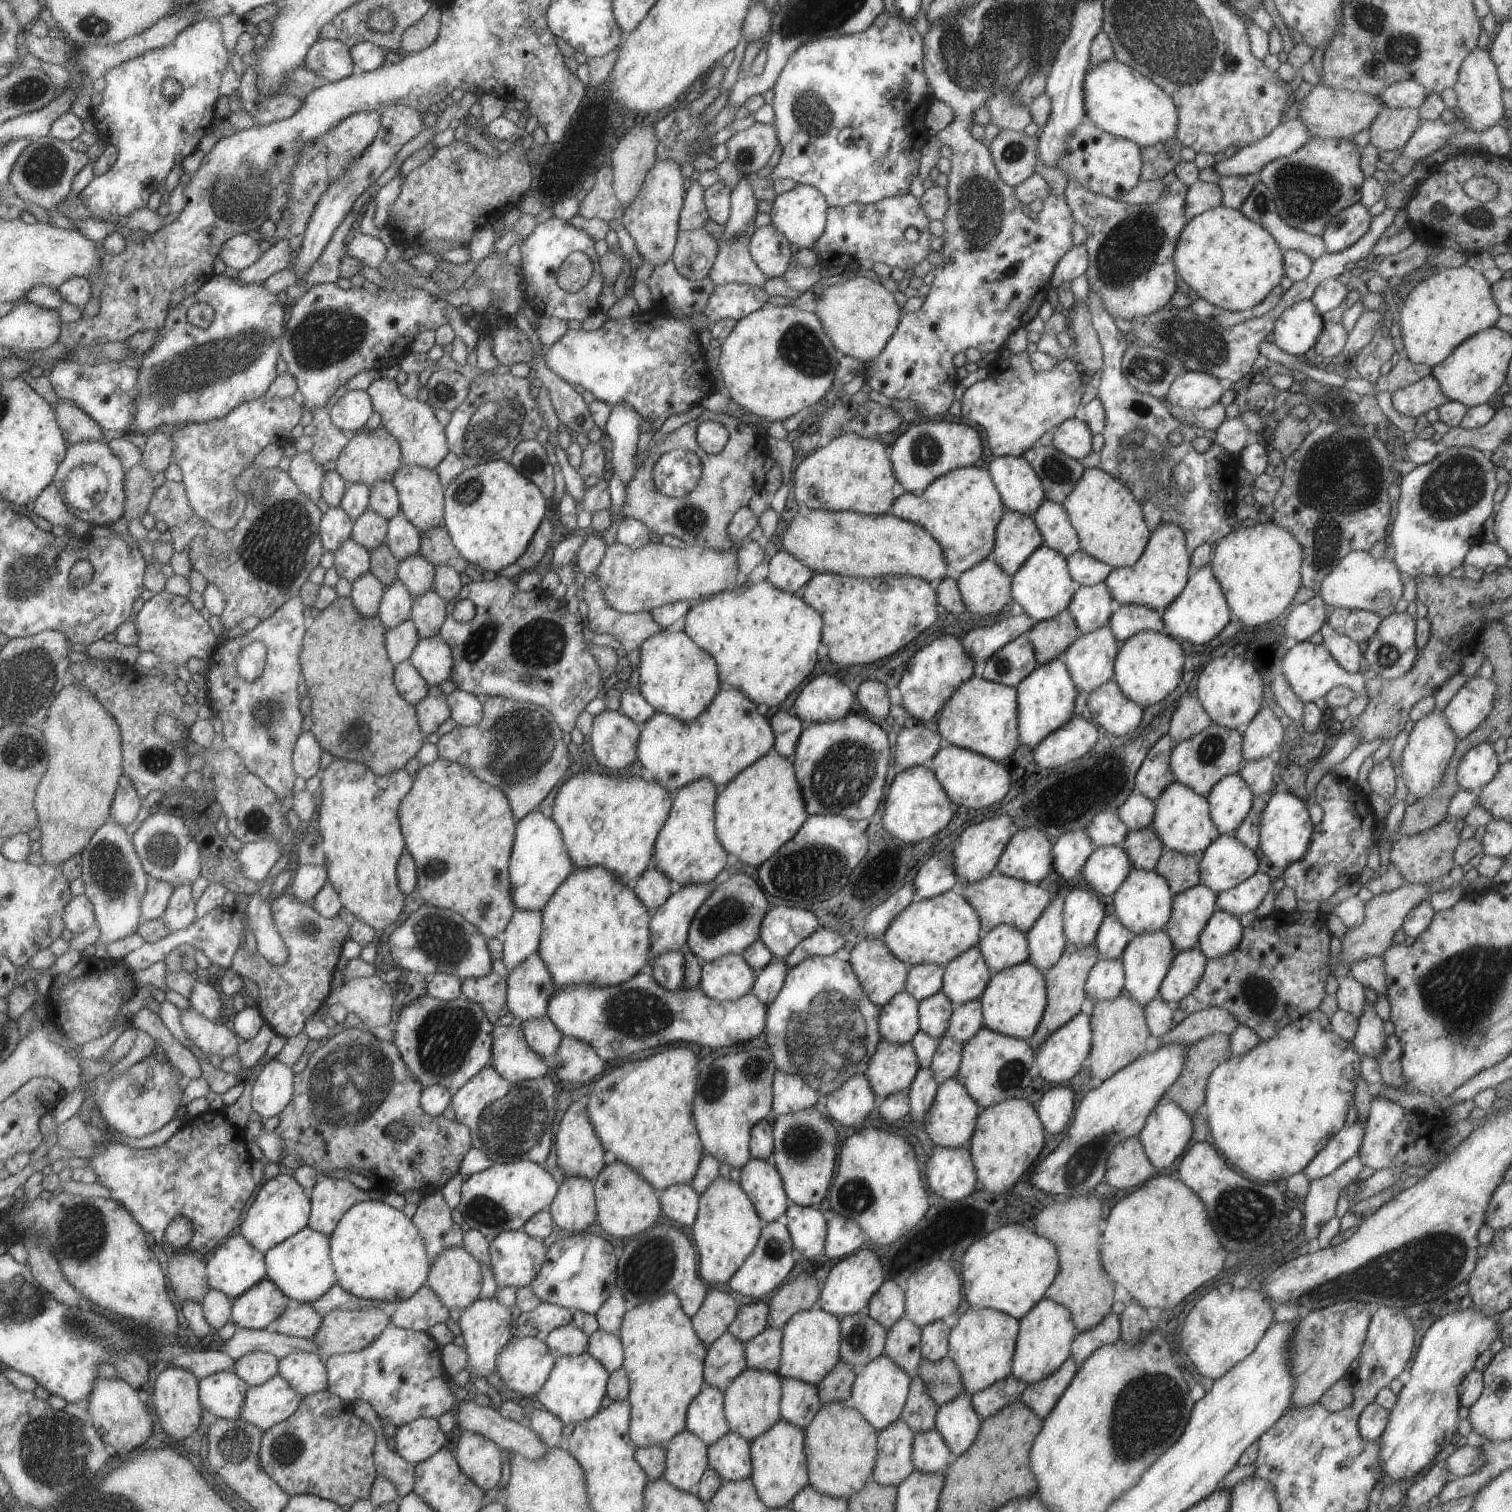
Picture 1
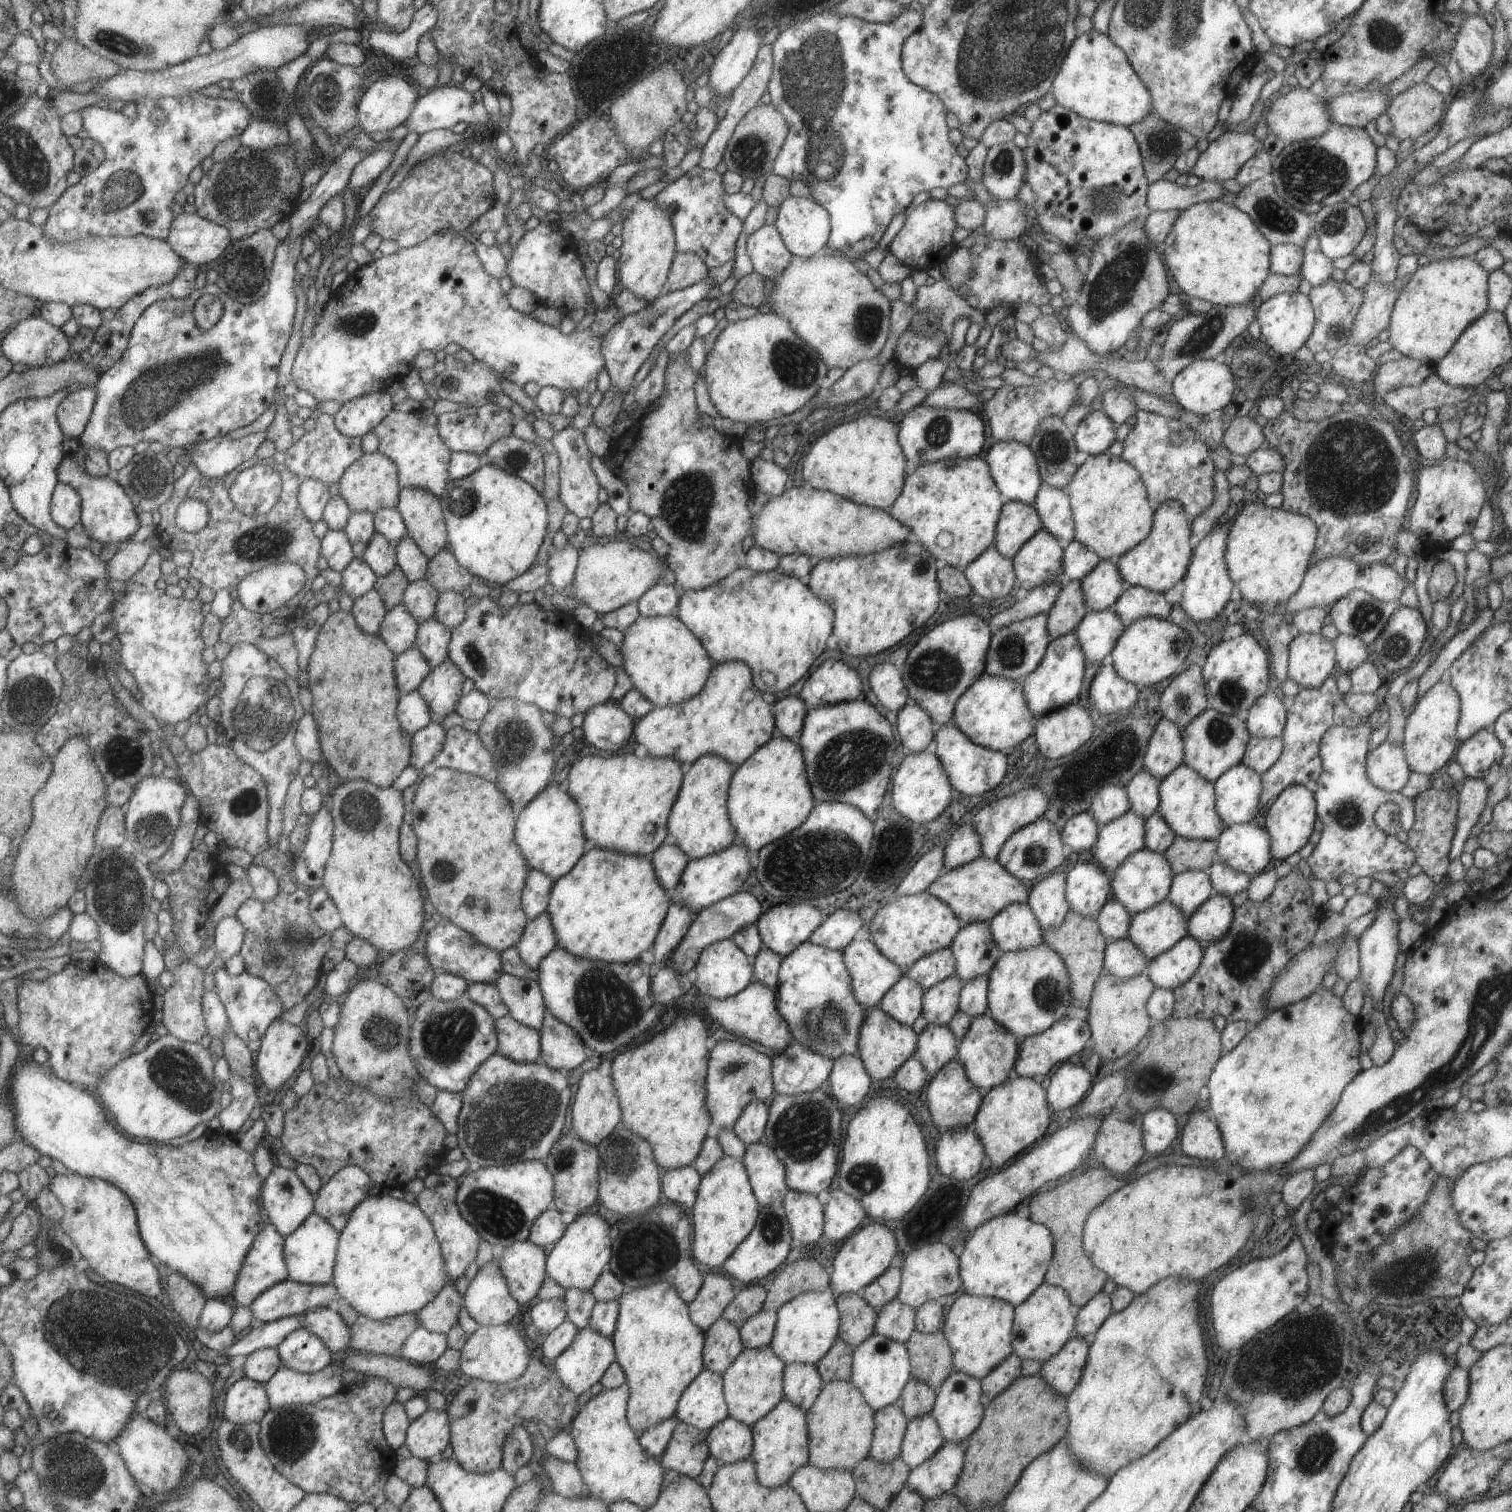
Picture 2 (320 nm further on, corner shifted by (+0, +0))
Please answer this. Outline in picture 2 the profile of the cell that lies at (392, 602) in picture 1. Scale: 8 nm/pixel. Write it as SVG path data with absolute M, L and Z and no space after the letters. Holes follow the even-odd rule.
M402 602L386 611L379 624L378 635L394 655L401 654L414 646L418 623Z

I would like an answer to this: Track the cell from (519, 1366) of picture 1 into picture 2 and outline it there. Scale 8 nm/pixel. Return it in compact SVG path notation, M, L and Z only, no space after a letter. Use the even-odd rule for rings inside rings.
M511 1324L481 1326L466 1337L459 1348L458 1368L463 1376L472 1379L487 1381L488 1383L504 1383L509 1379L517 1378L528 1363L532 1346L520 1337L520 1334Z

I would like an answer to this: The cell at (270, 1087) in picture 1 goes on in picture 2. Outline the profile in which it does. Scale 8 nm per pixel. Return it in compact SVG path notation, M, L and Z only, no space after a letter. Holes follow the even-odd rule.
M273 1019L263 1033L260 1047L257 1049L257 1056L255 1056L254 1069L257 1072L257 1078L263 1082L268 1090L278 1092L285 1084L285 1080L295 1074L309 1043L308 1036L303 1033L297 1023L291 1024L282 1019Z

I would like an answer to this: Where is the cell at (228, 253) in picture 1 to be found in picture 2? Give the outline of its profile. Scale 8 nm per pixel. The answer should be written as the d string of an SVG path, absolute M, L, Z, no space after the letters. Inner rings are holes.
M195 213L175 215L165 238L170 250L195 267L215 260L231 241L229 232L223 226Z

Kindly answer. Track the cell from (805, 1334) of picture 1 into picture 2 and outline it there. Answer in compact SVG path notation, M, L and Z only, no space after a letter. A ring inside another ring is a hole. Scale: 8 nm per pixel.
M830 1290L807 1291L782 1304L776 1310L776 1321L769 1348L785 1363L816 1362L829 1350L838 1336L839 1313Z

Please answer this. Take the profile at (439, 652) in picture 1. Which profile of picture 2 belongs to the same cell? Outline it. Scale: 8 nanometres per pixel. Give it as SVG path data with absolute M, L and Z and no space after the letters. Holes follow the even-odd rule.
M448 658L439 666L430 668L416 690L425 700L432 722L440 723L447 714L453 712L457 700L462 696L463 682L463 674Z

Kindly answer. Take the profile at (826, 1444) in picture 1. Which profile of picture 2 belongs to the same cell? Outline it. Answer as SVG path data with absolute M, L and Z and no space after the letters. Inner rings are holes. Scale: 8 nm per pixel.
M849 1381L825 1383L813 1404L806 1410L808 1428L808 1463L820 1469L849 1471L868 1456L874 1429L874 1410L859 1389Z

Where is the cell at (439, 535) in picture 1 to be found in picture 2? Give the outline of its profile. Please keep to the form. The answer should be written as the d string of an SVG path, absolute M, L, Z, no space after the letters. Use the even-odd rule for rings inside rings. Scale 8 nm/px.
M447 546L428 559L425 576L438 592L453 590L453 592L461 593L472 579L475 579L463 566L459 565Z

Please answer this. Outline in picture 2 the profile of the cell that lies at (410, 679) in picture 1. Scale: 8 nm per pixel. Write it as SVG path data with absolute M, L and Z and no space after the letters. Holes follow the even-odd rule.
M417 690L400 695L397 703L397 720L410 736L432 722L429 708Z

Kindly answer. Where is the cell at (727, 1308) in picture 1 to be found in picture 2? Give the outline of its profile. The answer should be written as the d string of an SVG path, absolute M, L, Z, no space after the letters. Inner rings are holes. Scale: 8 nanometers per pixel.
M702 1273L702 1283L691 1302L687 1303L691 1322L705 1332L714 1320L722 1316L723 1309L735 1294L731 1282L713 1273Z

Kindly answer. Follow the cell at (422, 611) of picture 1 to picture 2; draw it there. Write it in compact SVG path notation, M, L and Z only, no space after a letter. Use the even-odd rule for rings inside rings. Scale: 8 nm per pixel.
M431 616L429 620L417 624L414 646L421 652L430 668L439 666L447 656L447 642L451 637L450 629Z

